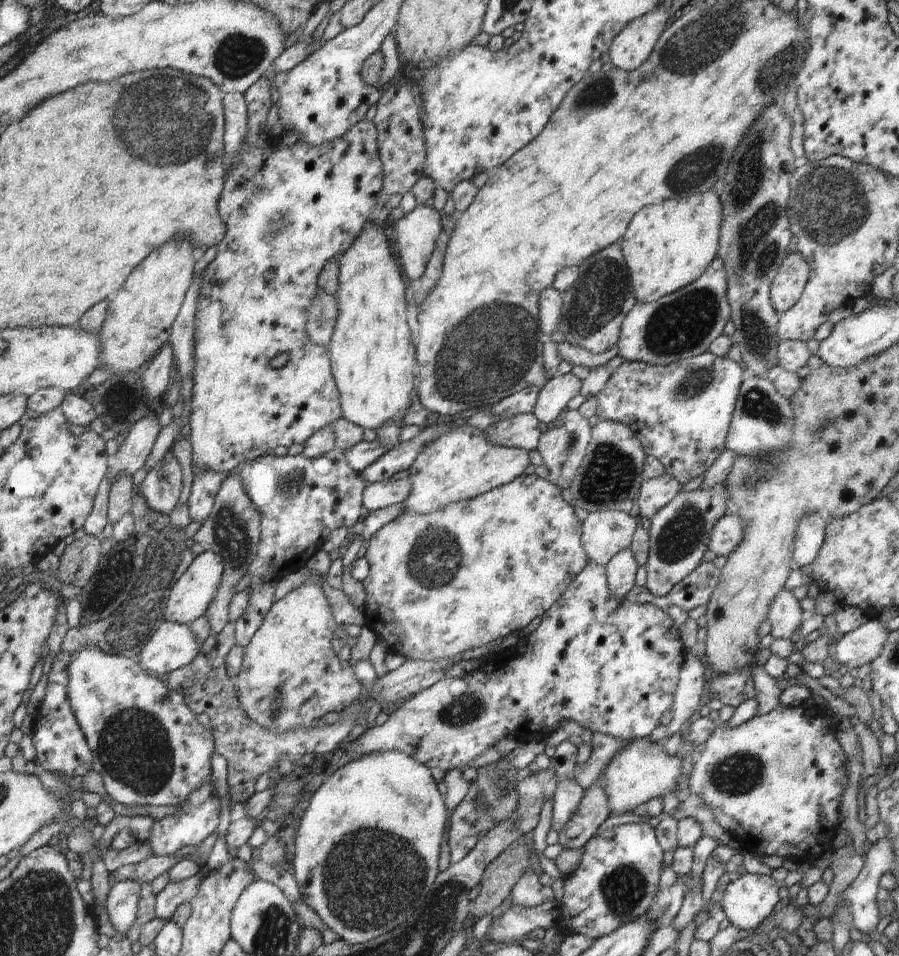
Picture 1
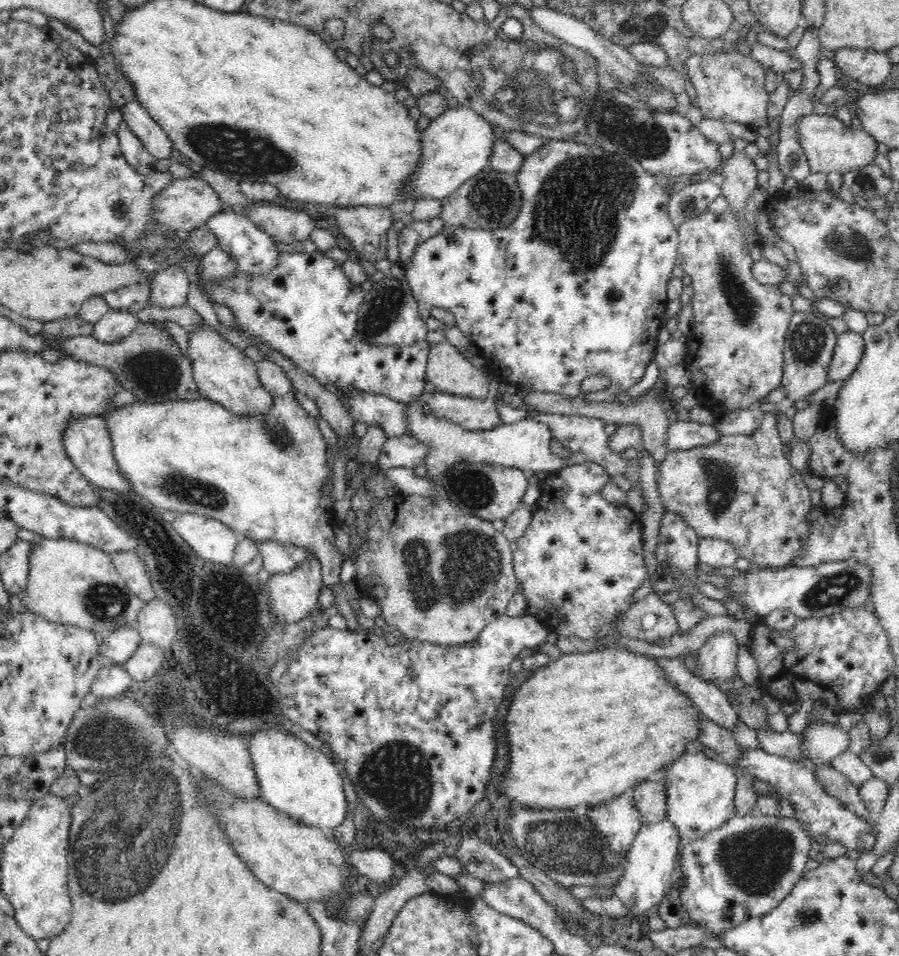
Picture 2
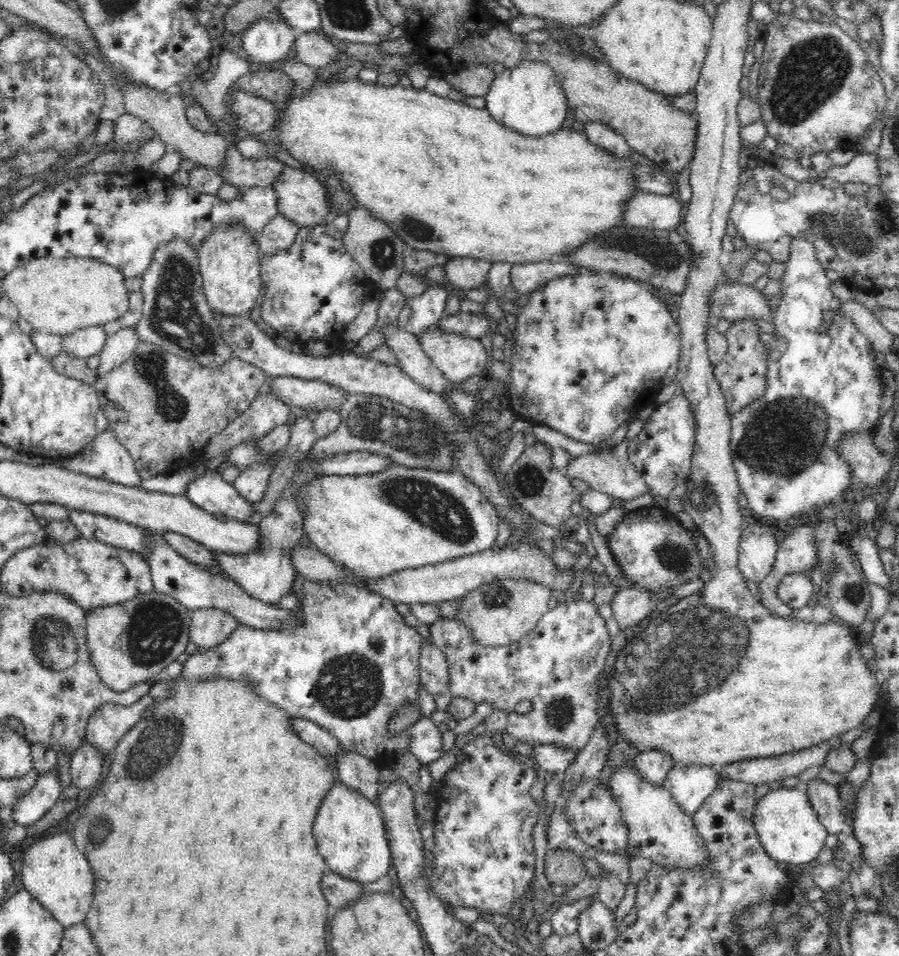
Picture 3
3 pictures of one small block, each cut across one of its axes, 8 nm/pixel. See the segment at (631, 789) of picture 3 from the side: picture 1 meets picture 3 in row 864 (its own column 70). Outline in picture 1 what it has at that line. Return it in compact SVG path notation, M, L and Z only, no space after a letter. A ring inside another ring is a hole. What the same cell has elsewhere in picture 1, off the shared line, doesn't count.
M86 647L71 654L67 673L69 676L67 686L69 703L78 726L88 743L88 748L91 750L92 769L96 770L96 772L102 776L106 792L110 794L111 798L116 800L116 802L120 802L120 804L124 804L124 806L128 804L153 804L154 806L164 805L178 807L180 803L187 801L189 792L192 792L206 781L212 781L211 756L216 752L211 729L204 728L198 722L197 715L189 709L189 705L184 702L184 697L181 694L171 691L159 680L158 676L152 675L144 670L138 661L133 661L132 659L120 655L106 654L98 647Z

